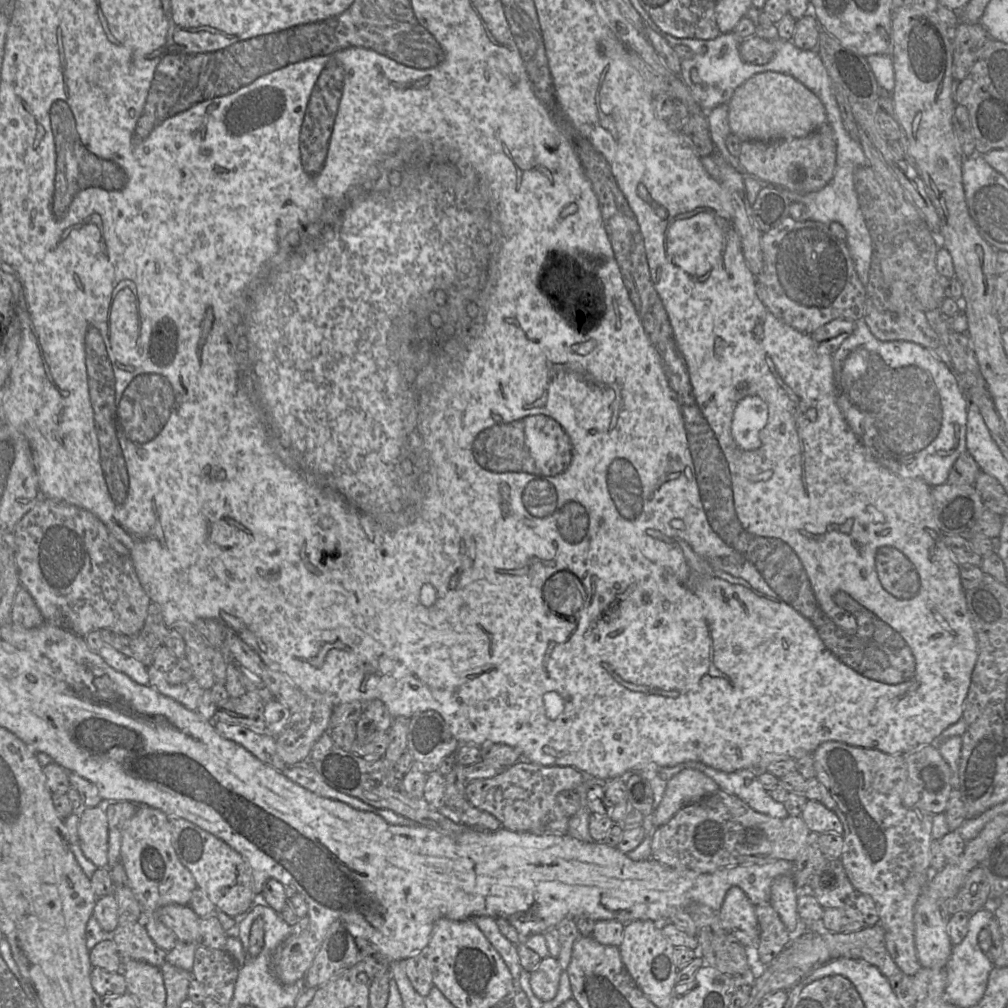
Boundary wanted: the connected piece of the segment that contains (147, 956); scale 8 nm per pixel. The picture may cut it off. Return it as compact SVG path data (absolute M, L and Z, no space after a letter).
M139 922L119 925L113 932L113 941L122 963L142 961L158 968L166 963L167 952L153 942L146 928Z

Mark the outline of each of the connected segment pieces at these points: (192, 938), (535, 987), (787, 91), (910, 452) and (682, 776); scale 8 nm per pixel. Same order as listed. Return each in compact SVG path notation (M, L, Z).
M165 905L154 916L175 933L178 942L198 944L200 918L189 905Z
M548 956L541 959L537 968L530 972L533 994L543 1002L551 1001L558 991L562 972L557 958Z
M779 72L752 76L734 91L727 105L731 133L743 142L803 138L830 126L821 100L794 77Z
M864 321L854 322L855 329L853 333L832 355L835 378L835 396L845 421L860 440L868 455L876 463L890 472L903 478L923 480L930 487L946 483L953 464L957 458L966 451L965 433L969 402L957 381L955 374L928 348L909 341L881 341L871 333Z
M684 769L667 783L663 799L652 813L655 828L666 824L681 808L719 790L717 783L704 773Z

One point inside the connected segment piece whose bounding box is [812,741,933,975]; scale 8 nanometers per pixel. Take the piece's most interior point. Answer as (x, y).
(886, 854)

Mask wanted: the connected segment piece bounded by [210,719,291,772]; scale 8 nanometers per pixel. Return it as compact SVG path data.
M219 720L210 721L213 730L222 738L232 741L255 756L262 763L283 772L287 767L276 749L276 737L267 734L257 734L252 730L236 724Z

